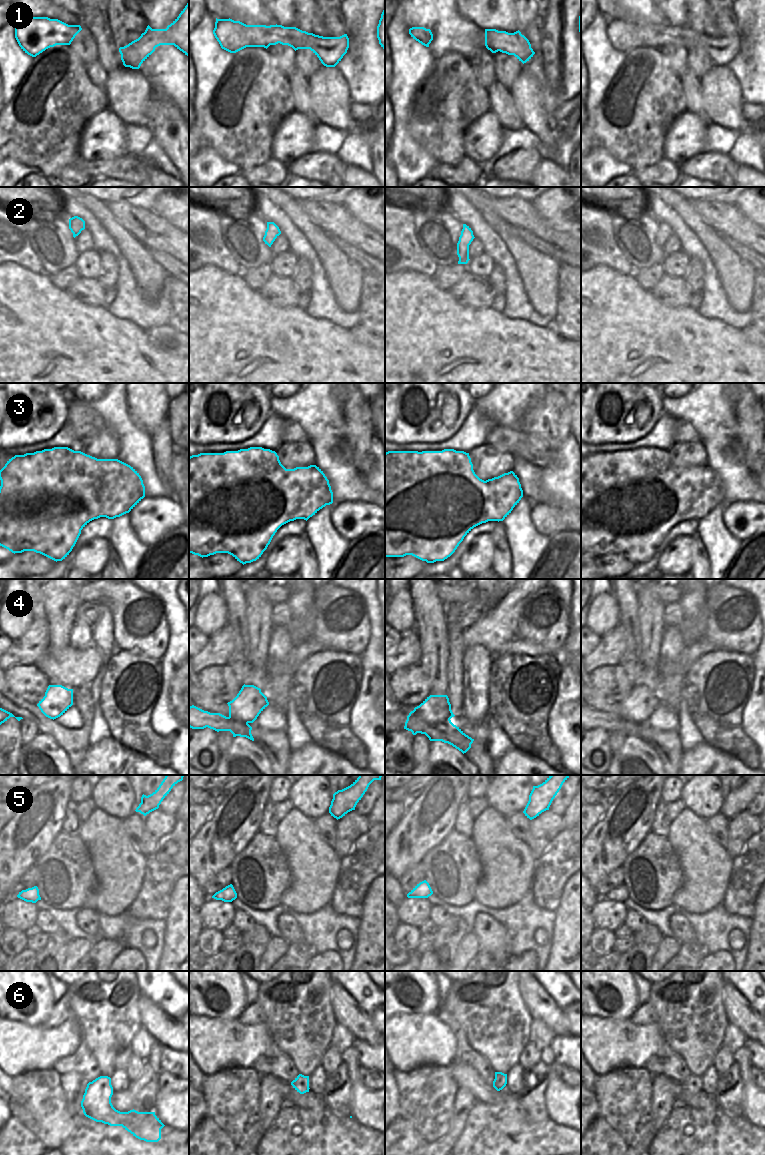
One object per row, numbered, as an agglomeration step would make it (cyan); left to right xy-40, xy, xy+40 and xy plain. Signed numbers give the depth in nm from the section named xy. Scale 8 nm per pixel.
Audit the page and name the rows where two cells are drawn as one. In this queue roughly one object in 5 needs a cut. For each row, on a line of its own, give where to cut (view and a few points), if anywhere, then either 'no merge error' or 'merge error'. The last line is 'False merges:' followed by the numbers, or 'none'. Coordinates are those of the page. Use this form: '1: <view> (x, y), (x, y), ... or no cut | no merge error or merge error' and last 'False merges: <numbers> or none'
1: no cut | no merge error
2: no cut | no merge error
3: xy (189, 499), (235, 483), (231, 515), (253, 523) | merge error
4: xy+40 (413, 710), (428, 724), (445, 723), (449, 720) | merge error
5: no cut | no merge error
6: no cut | no merge error
False merges: 3, 4

